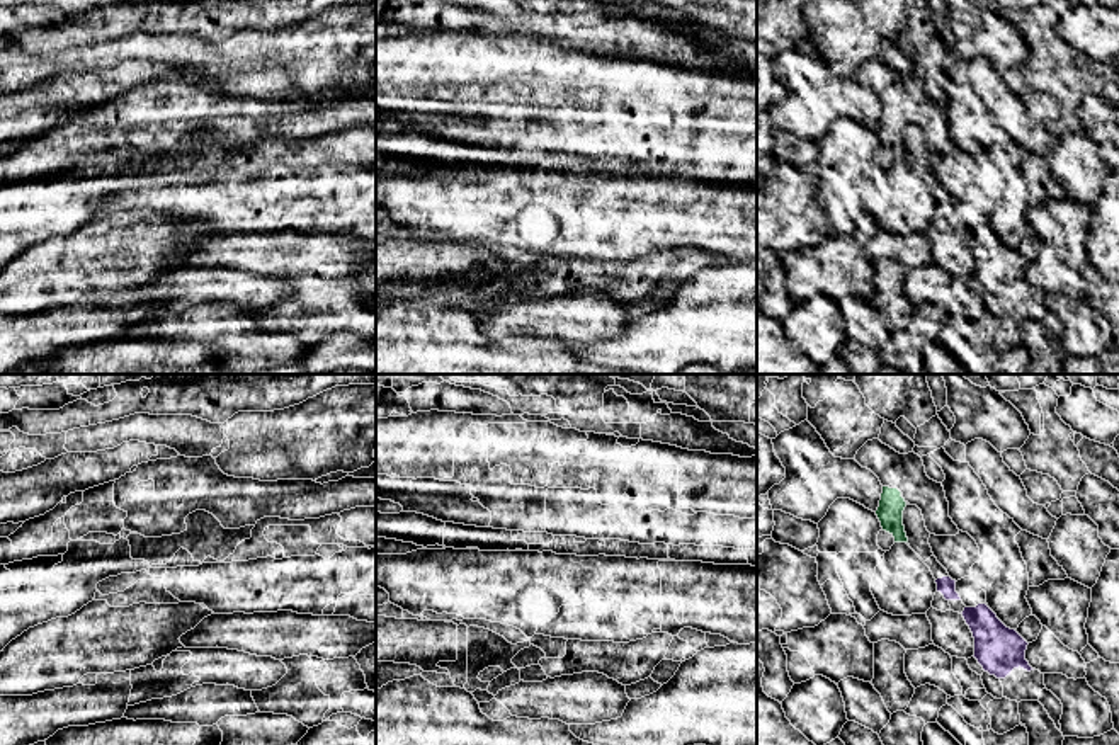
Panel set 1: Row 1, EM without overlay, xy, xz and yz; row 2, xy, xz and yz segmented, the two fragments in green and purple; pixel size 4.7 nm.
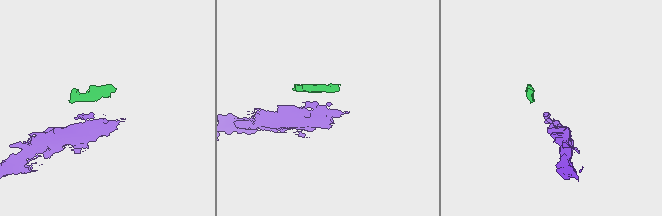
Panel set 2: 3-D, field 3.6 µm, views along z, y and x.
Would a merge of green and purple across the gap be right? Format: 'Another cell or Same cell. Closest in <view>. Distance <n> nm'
Another cell. Closest in yz. Distance 220 nm

